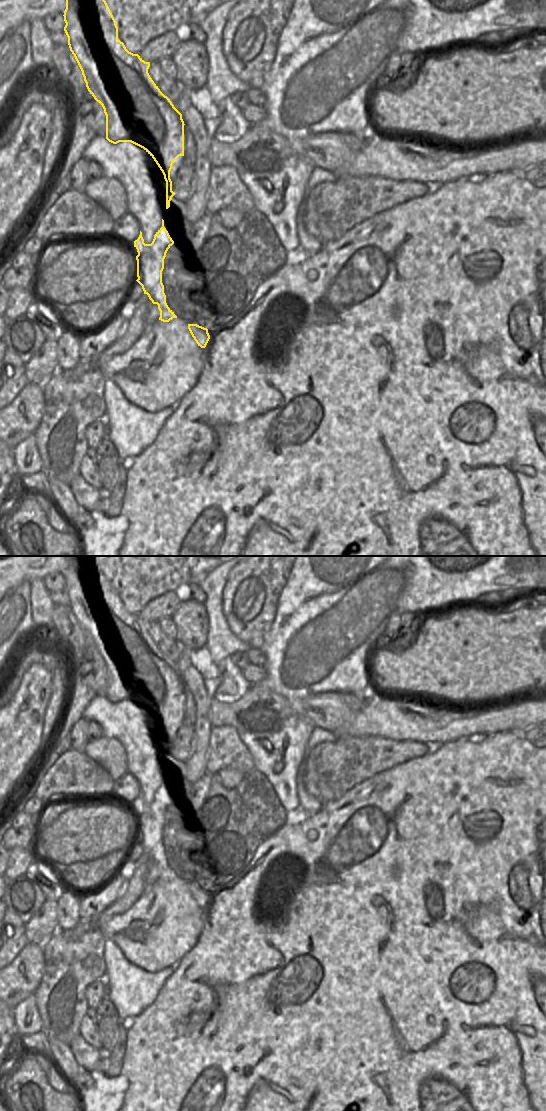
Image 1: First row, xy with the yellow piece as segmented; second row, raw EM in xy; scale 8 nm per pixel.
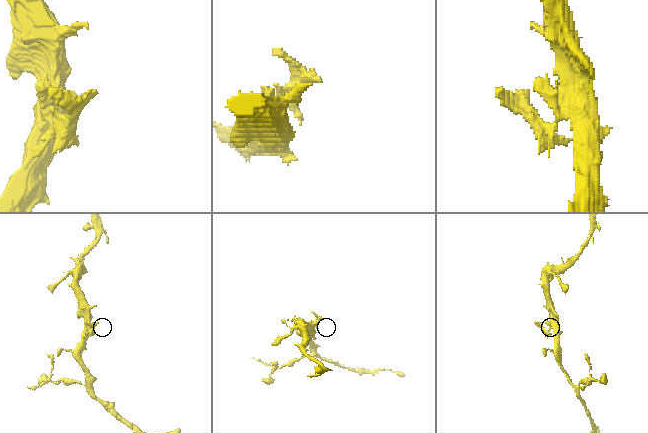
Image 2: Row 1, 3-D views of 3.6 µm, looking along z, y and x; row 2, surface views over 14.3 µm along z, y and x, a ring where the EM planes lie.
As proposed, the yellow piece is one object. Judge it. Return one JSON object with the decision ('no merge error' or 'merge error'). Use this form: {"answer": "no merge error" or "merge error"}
{"answer": "no merge error"}

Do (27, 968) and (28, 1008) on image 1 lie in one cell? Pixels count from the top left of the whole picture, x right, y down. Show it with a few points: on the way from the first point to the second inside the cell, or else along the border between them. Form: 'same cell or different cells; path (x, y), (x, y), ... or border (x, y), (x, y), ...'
different cells; border (33, 993), (23, 999), (13, 1009)

